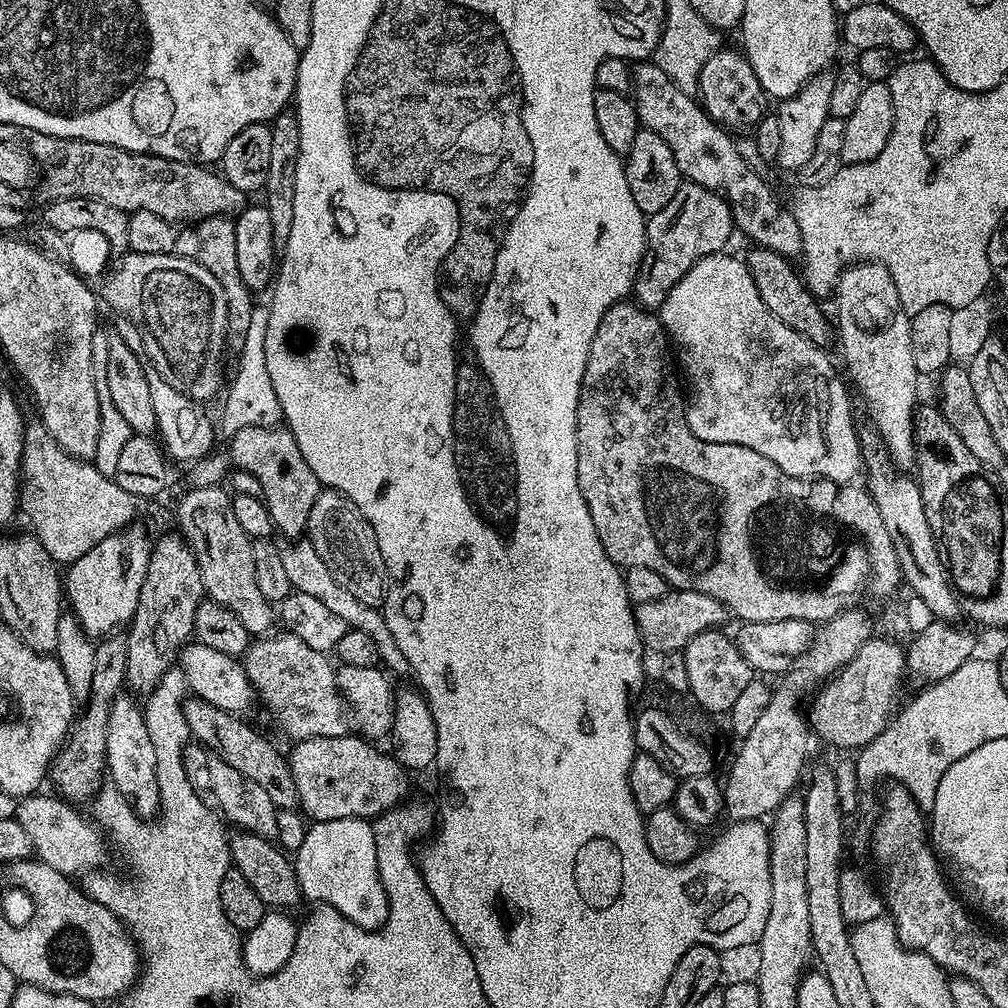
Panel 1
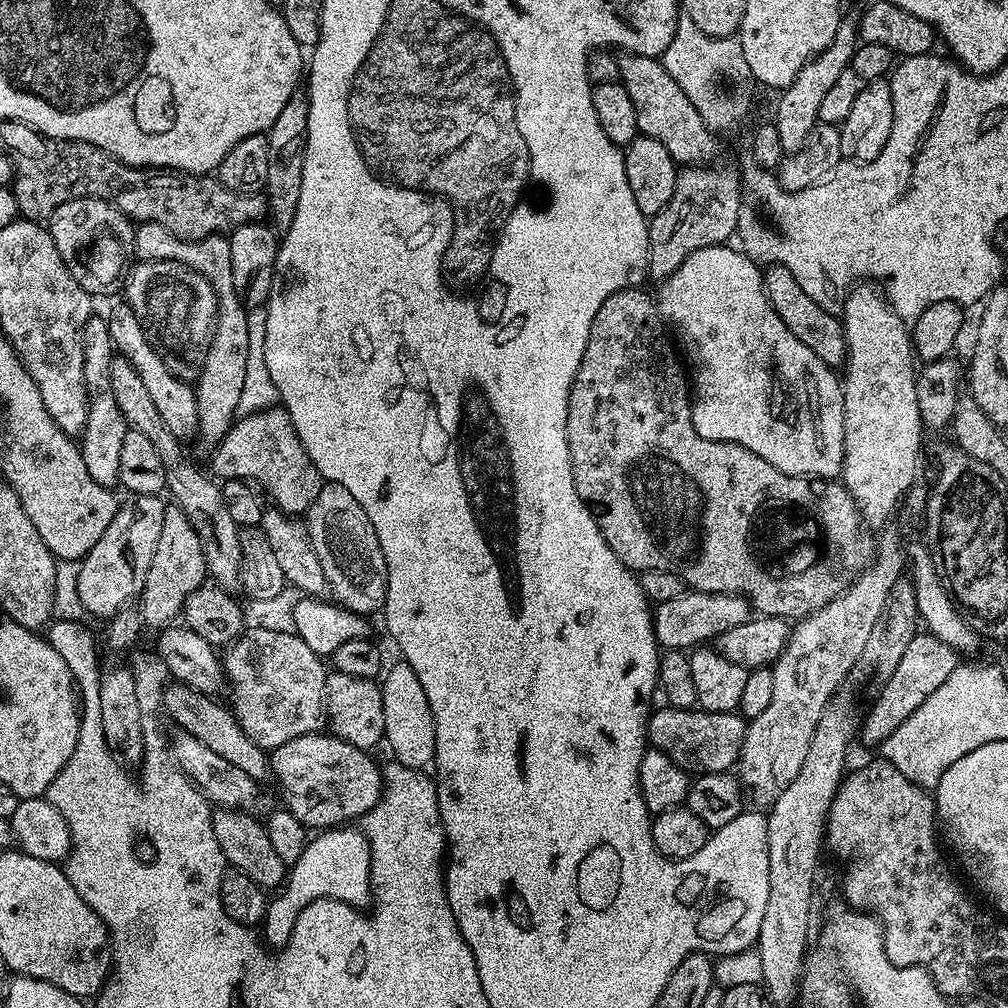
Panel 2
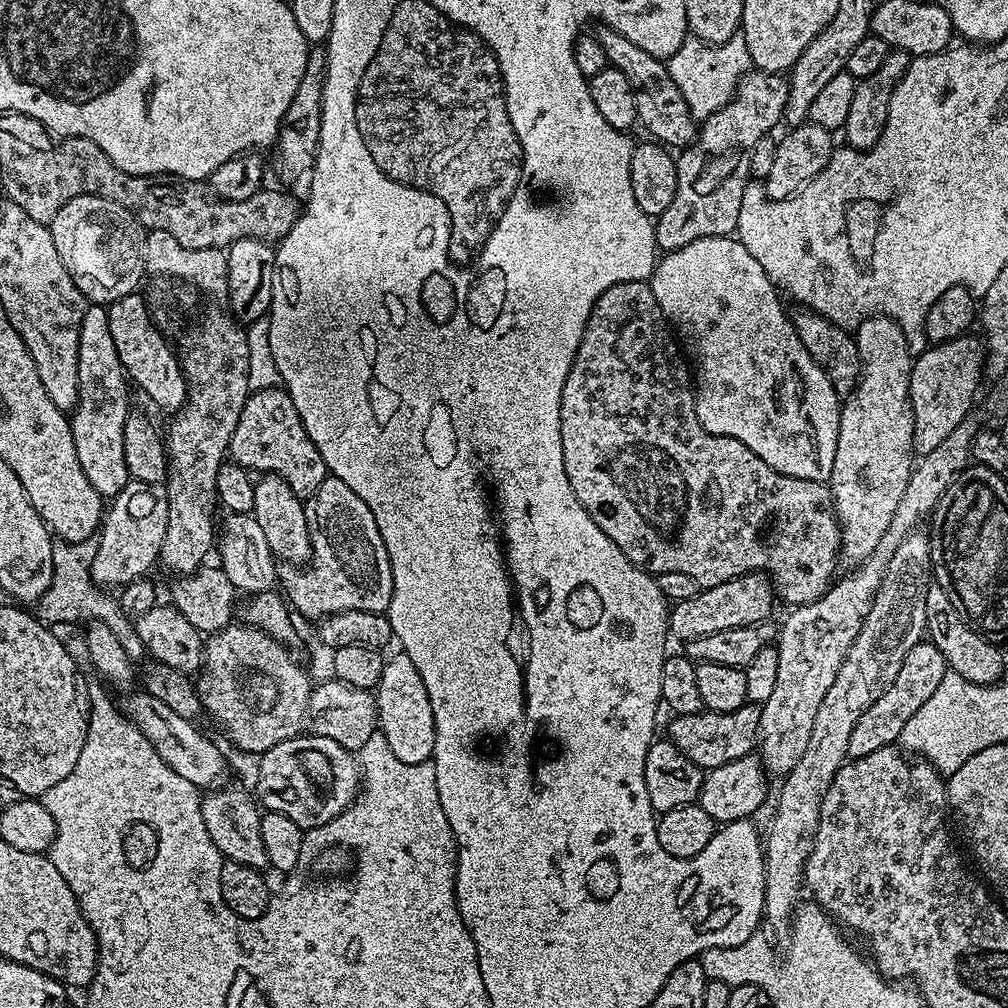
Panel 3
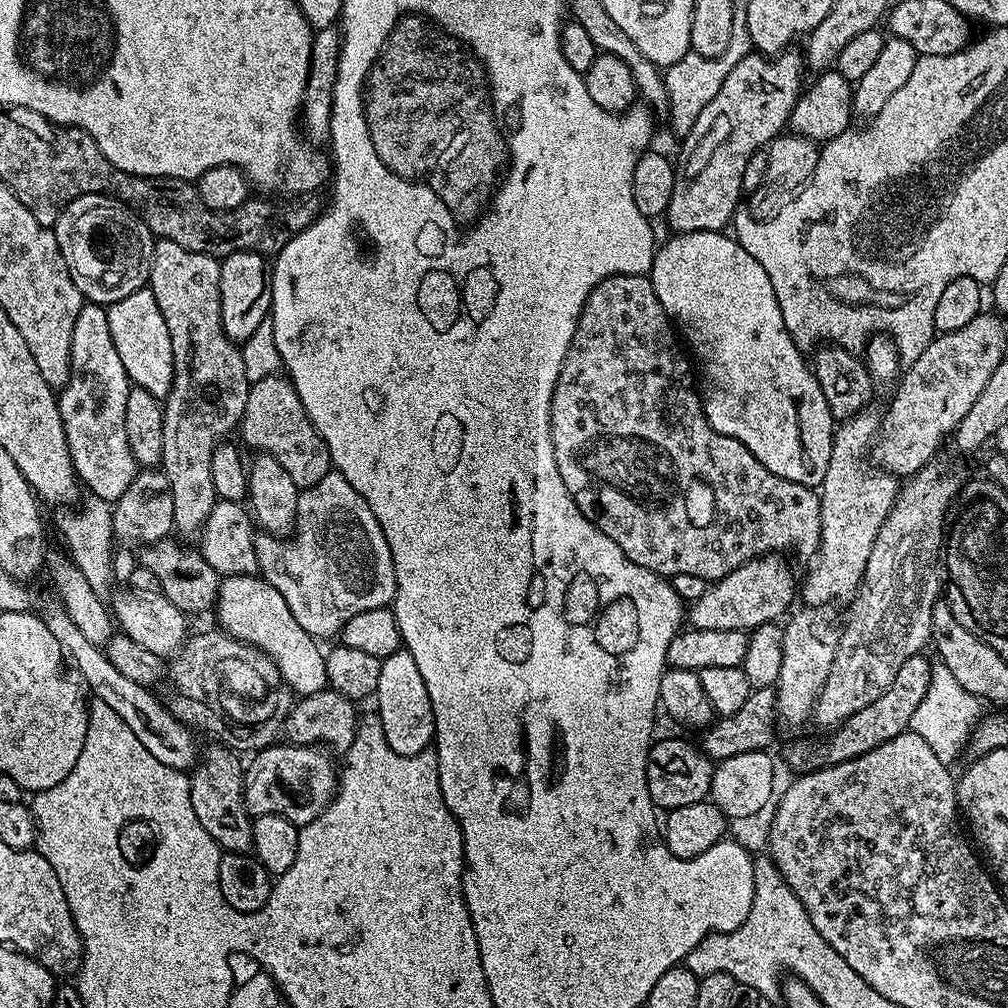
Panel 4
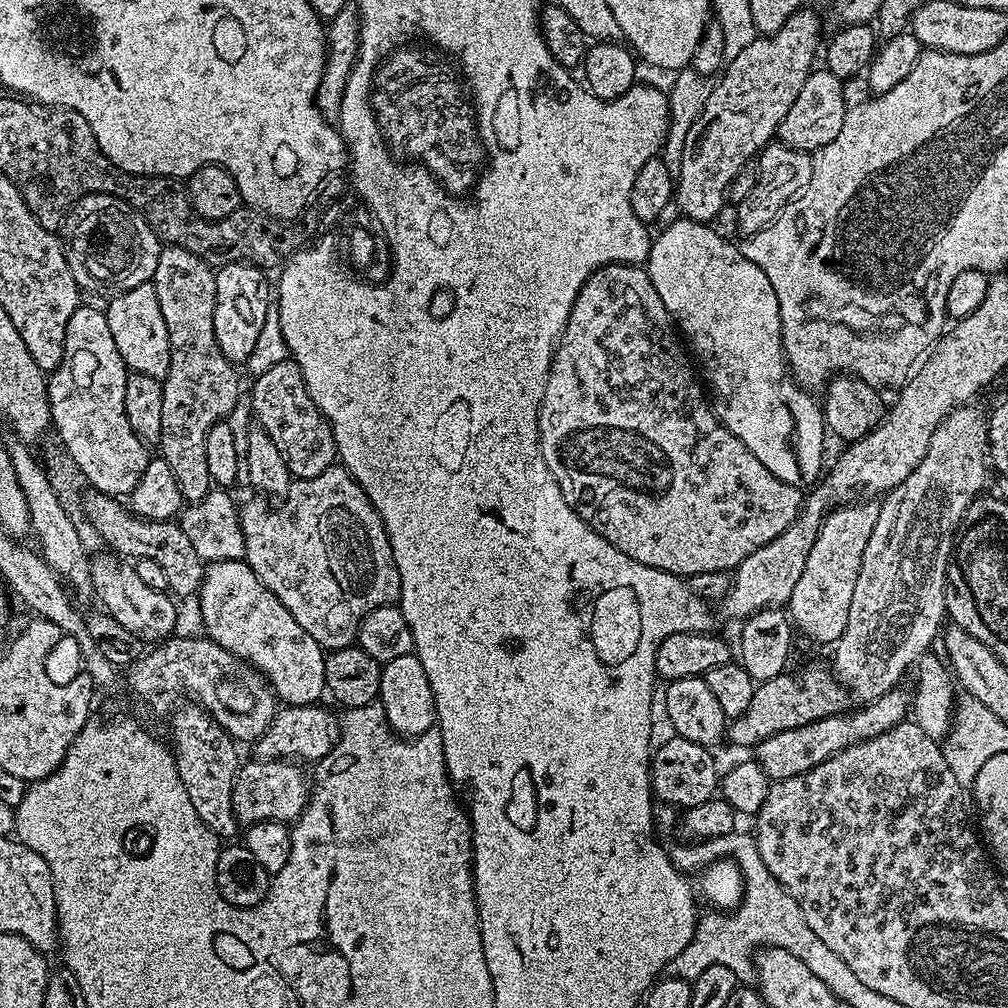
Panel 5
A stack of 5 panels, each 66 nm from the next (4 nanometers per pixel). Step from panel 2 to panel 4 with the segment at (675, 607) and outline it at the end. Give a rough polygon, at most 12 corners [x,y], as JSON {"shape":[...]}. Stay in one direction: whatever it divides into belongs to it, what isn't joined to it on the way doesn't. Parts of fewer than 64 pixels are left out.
{"shape":[[780,554],[755,556],[691,601],[687,623],[751,630],[798,596]]}

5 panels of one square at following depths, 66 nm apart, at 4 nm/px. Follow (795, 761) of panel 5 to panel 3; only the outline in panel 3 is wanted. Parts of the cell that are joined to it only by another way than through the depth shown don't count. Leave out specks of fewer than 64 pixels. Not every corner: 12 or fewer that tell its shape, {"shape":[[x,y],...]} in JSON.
{"shape":[[915,644],[850,733],[849,757],[893,747],[949,671]]}

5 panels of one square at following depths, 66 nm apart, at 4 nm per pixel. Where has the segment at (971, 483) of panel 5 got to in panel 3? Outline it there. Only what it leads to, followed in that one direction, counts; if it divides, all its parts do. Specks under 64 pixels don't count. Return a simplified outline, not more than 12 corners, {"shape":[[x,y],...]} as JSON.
{"shape":[[934,544],[894,550],[764,848],[764,920],[789,927],[822,798],[858,718],[921,643]]}

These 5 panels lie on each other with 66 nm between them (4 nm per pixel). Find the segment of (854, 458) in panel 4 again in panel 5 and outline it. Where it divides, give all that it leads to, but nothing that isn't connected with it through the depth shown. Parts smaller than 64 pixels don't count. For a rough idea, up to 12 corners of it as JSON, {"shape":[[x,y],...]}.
{"shape":[[880,505],[818,530],[786,605],[795,631],[835,645]]}

